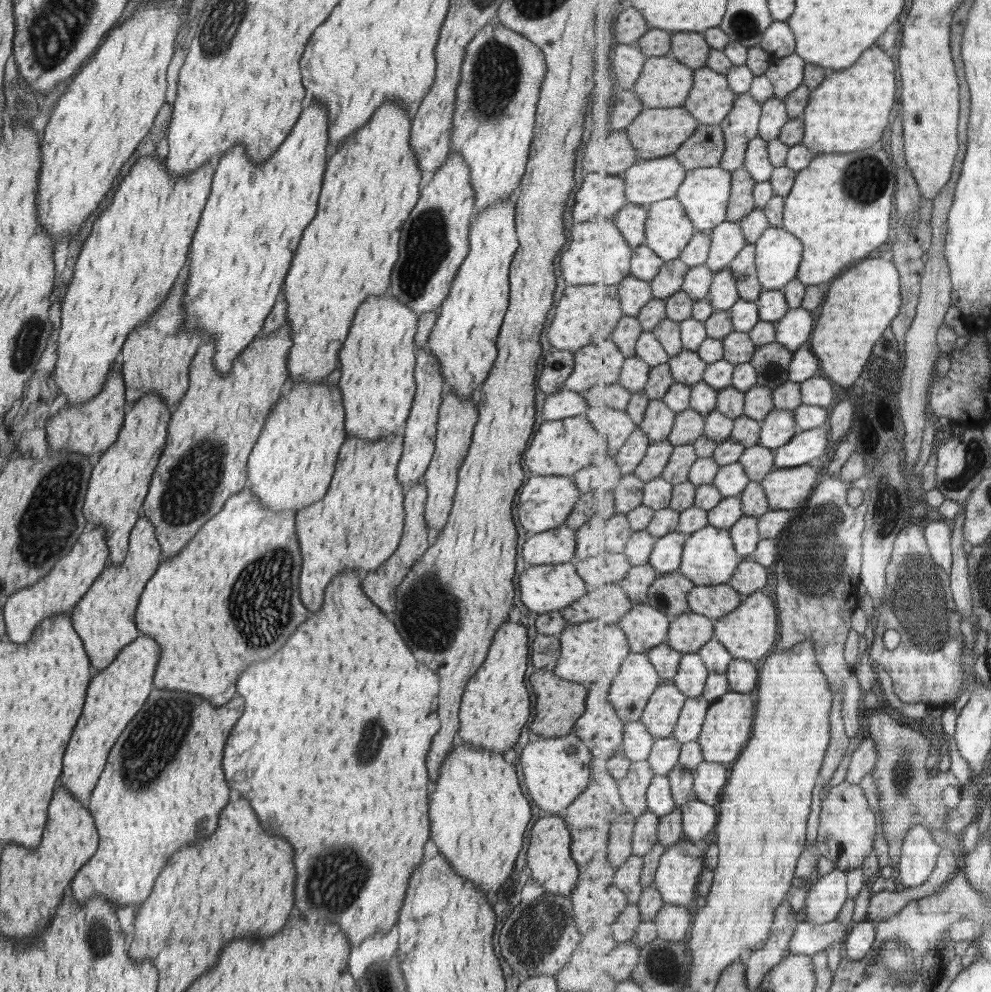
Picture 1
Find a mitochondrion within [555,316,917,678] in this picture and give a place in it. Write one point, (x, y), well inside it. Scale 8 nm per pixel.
(818, 556)

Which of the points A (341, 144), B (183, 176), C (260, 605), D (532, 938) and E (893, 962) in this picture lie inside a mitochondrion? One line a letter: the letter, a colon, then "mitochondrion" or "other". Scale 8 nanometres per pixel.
A: other
B: other
C: mitochondrion
D: mitochondrion
E: mitochondrion

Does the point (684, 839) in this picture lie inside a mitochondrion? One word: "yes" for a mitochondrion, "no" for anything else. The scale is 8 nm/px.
no

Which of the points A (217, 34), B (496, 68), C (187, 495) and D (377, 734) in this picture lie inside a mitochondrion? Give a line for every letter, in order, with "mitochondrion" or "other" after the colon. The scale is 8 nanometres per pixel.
A: mitochondrion
B: mitochondrion
C: mitochondrion
D: mitochondrion

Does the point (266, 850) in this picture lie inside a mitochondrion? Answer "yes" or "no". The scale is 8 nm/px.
no

